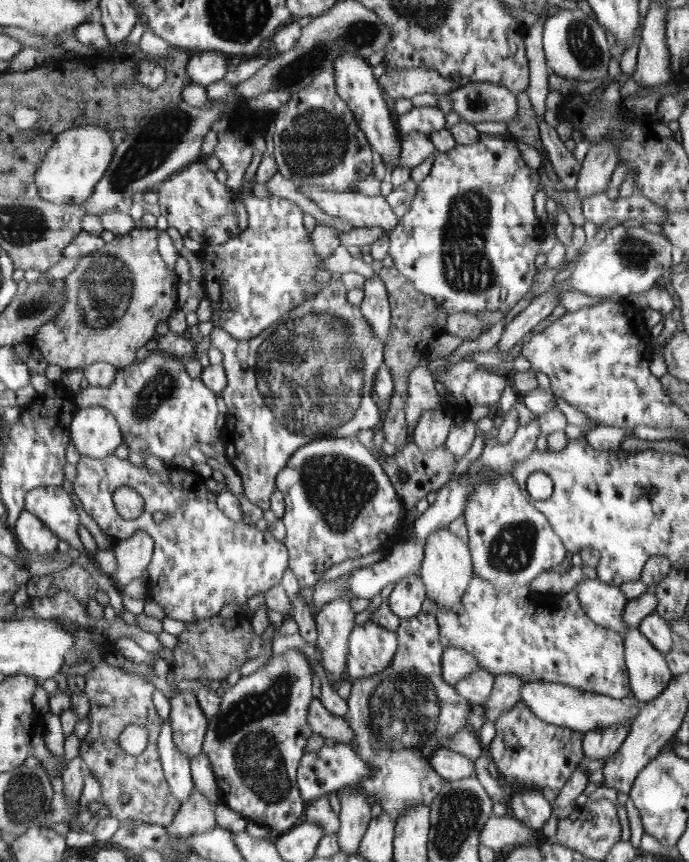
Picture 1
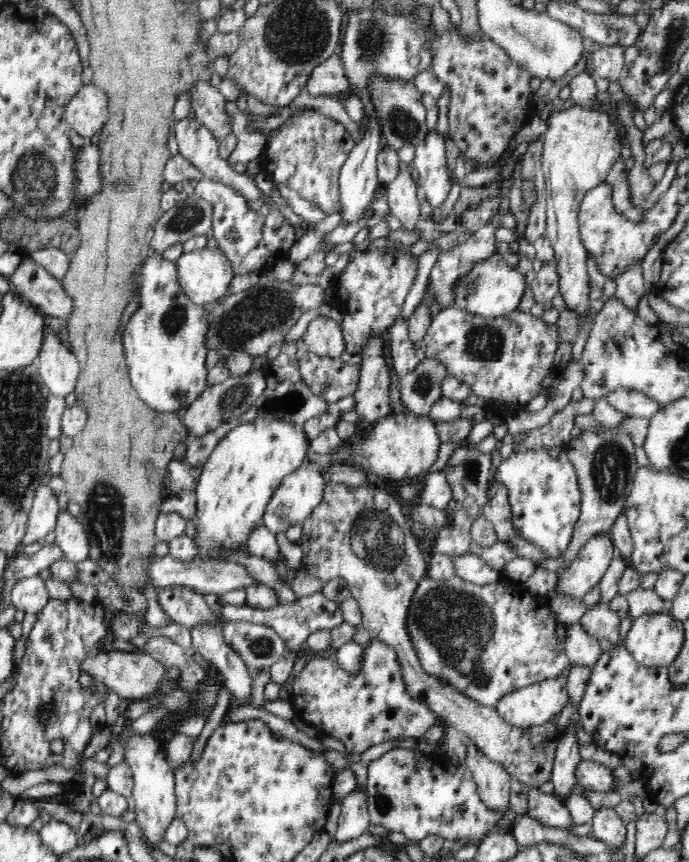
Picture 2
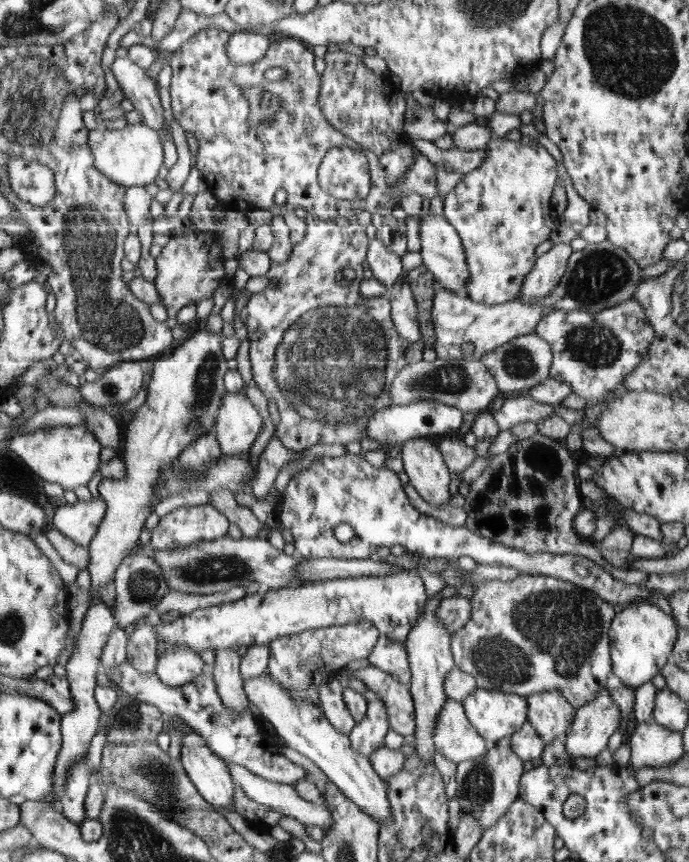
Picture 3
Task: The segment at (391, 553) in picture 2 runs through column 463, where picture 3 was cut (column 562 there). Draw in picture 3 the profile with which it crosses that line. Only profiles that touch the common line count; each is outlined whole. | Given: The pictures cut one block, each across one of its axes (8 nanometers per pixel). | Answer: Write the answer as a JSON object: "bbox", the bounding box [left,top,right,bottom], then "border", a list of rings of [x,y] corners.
{"bbox":[527,689,576,744],"border":[[[558,689],[535,693],[527,698],[528,722],[540,734],[546,744],[562,733],[568,733],[576,717],[576,709]]]}

